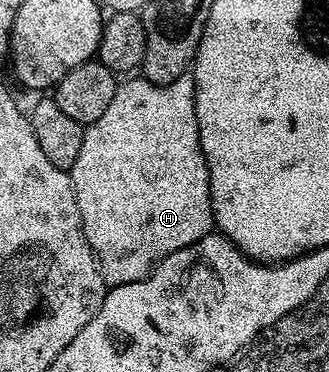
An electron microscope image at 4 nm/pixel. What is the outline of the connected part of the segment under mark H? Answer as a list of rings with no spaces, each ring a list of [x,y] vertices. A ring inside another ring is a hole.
[[[187,73],[178,76],[178,80],[174,80],[170,84],[159,86],[153,82],[147,82],[143,76],[132,77],[124,80],[129,80],[129,82],[121,81],[117,85],[114,100],[110,100],[106,112],[102,112],[102,116],[98,116],[98,120],[94,120],[85,129],[82,149],[78,152],[78,160],[74,160],[70,171],[74,196],[78,200],[78,212],[82,216],[84,235],[90,244],[90,248],[96,254],[96,262],[99,264],[105,283],[109,287],[130,284],[148,277],[163,258],[186,248],[190,244],[194,244],[198,240],[202,240],[208,234],[213,233],[214,230],[212,197],[210,196],[210,172],[206,164],[206,156],[202,152],[198,116],[196,115],[196,101],[194,100],[195,80],[192,79],[191,73]]]

